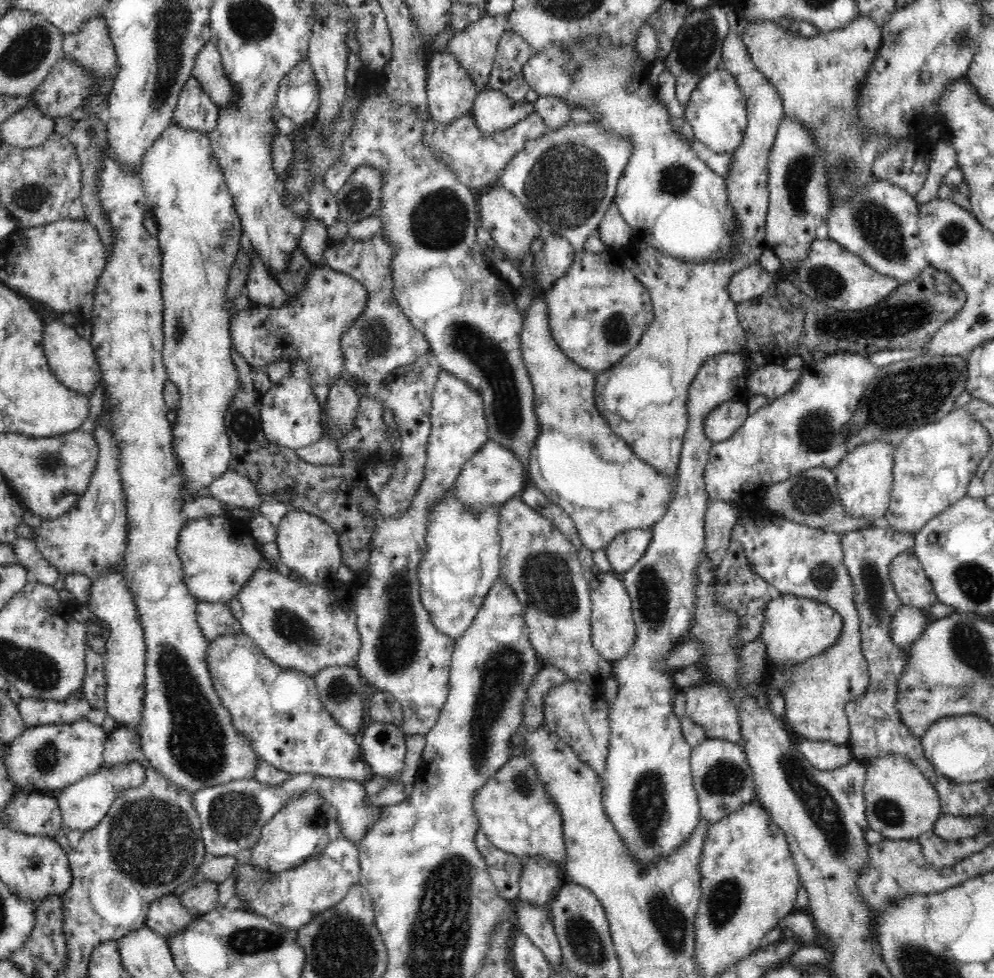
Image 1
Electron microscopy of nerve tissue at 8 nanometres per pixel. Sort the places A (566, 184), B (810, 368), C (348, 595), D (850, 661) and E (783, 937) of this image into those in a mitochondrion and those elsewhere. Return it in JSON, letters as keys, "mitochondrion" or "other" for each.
{"A":"mitochondrion","B":"other","C":"other","D":"other","E":"other"}

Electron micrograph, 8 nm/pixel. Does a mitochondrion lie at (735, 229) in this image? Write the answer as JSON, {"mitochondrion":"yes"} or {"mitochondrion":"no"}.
{"mitochondrion":"no"}

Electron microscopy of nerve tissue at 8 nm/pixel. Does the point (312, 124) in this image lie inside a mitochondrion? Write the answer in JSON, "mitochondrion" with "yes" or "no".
{"mitochondrion":"no"}

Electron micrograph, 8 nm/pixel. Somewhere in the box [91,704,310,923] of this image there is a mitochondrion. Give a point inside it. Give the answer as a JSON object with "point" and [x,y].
{"point":[150,841]}

